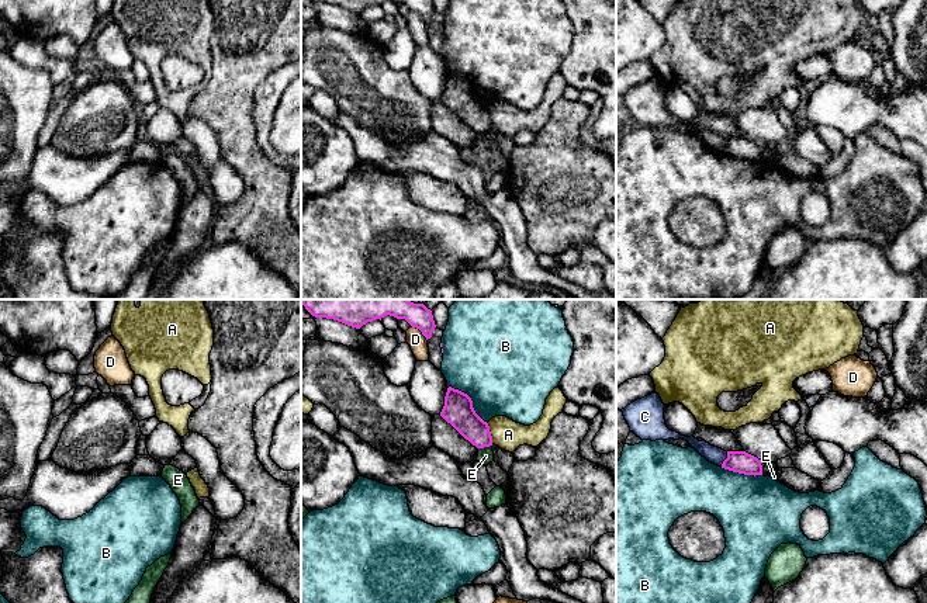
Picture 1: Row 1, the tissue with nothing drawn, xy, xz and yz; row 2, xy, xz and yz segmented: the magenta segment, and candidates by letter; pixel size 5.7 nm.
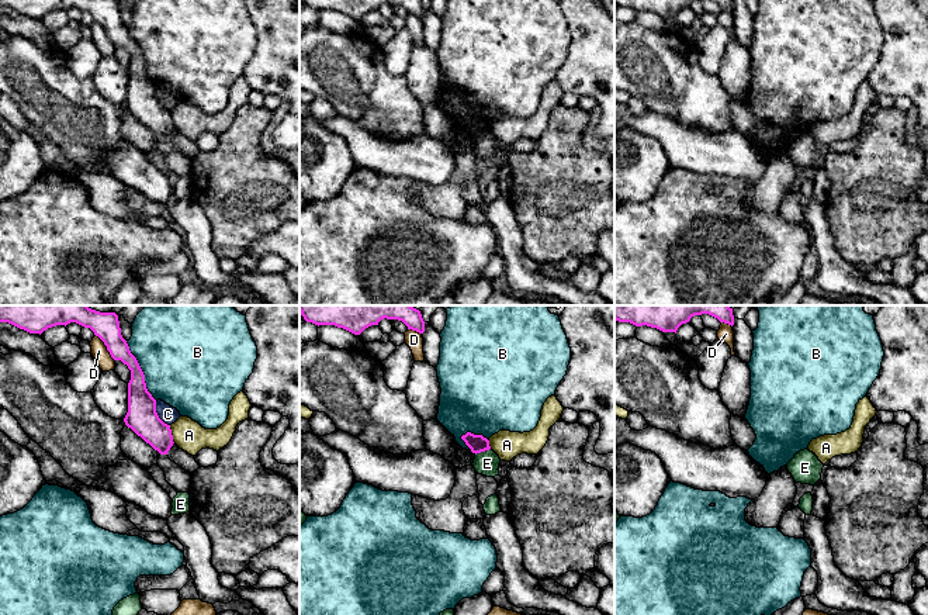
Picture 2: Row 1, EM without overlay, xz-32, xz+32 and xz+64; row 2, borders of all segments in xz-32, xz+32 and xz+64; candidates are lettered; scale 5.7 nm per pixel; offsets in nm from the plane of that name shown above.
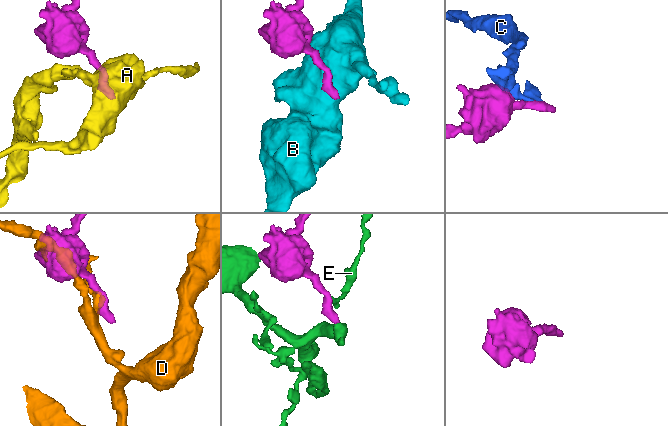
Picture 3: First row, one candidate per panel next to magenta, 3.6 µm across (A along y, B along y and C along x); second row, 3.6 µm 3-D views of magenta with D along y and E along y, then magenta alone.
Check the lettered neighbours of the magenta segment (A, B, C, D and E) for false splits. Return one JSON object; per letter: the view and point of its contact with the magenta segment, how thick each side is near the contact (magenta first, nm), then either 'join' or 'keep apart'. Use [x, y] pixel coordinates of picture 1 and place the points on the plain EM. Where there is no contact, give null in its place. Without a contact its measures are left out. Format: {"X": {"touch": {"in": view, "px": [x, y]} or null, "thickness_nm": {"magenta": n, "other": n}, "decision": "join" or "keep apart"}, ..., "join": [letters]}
{"A": {"touch": {"in": "xz", "px": [490, 118]}, "thickness_nm": {"magenta": 170, "other": 170}, "decision": "keep apart"}, "B": {"touch": {"in": "xz", "px": [470, 85]}, "thickness_nm": {"magenta": 170, "other": 480}, "decision": "keep apart"}, "C": {"touch": {"in": "yz", "px": [726, 144]}, "thickness_nm": {"magenta": 130, "other": 100}, "decision": "keep apart"}, "D": {"touch": {"in": "xz", "px": [421, 16]}, "thickness_nm": {"magenta": 100, "other": 100}, "decision": "keep apart"}, "E": {"touch": {"in": "xz", "px": [484, 131]}, "thickness_nm": {"magenta": 170, "other": 90}, "decision": "keep apart"}, "join": []}

